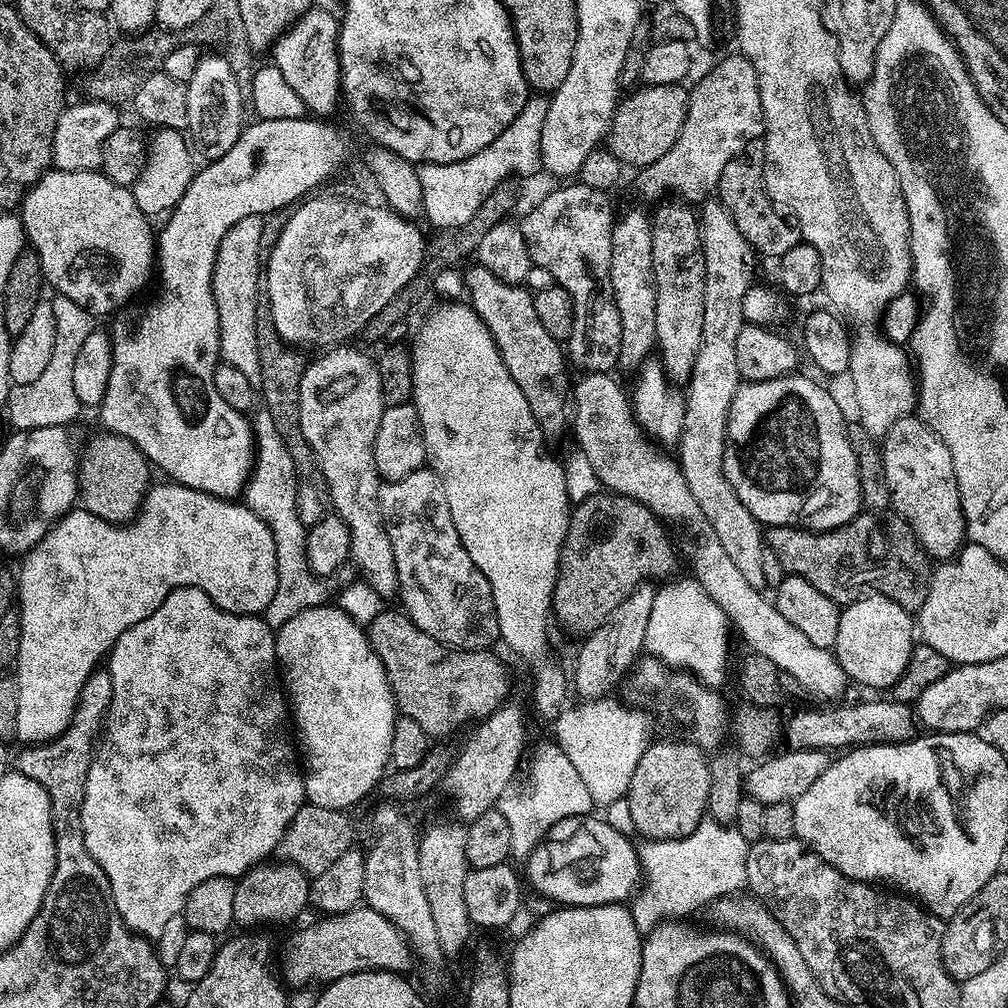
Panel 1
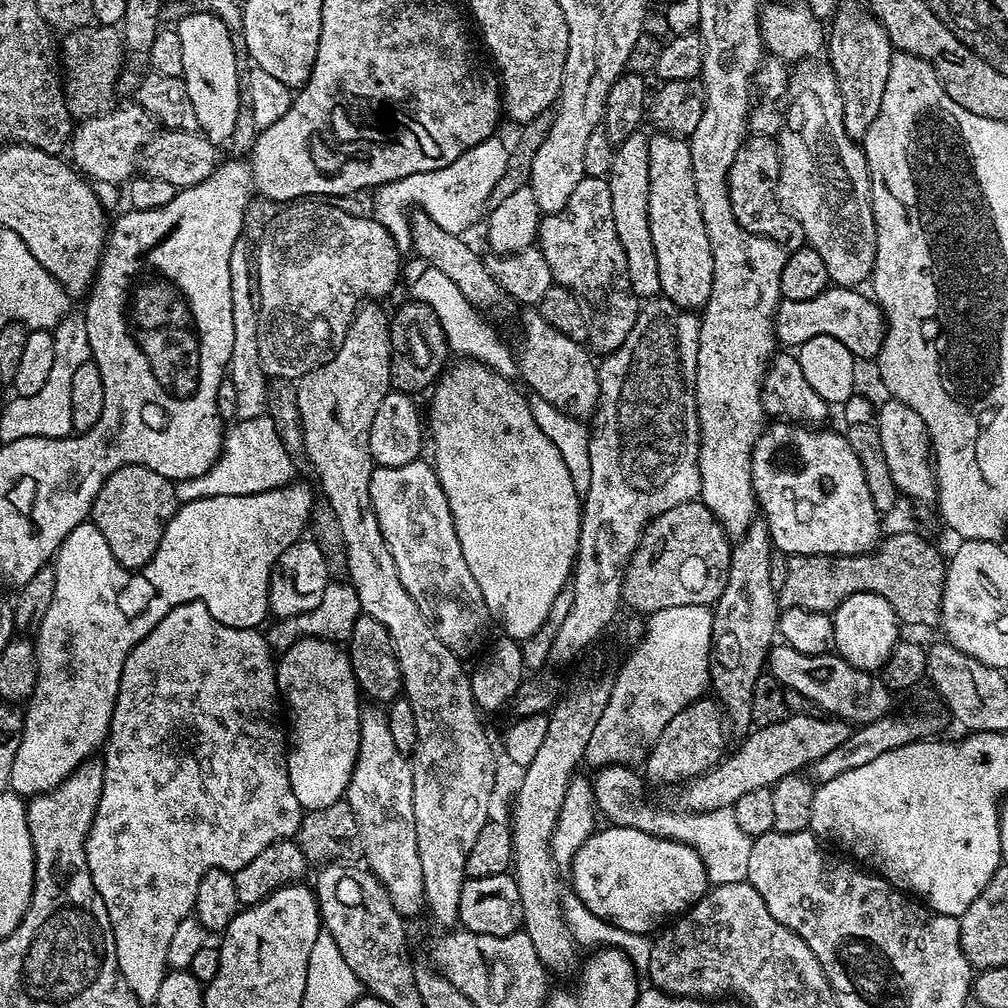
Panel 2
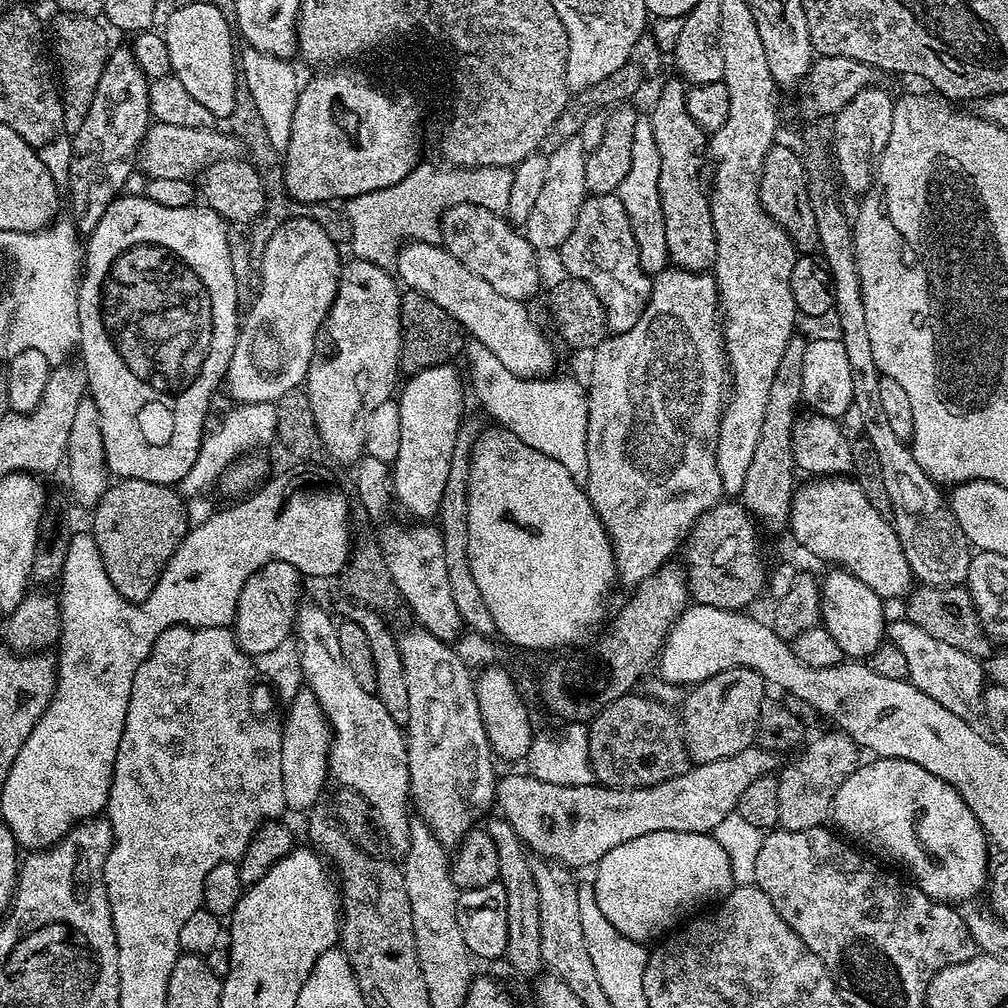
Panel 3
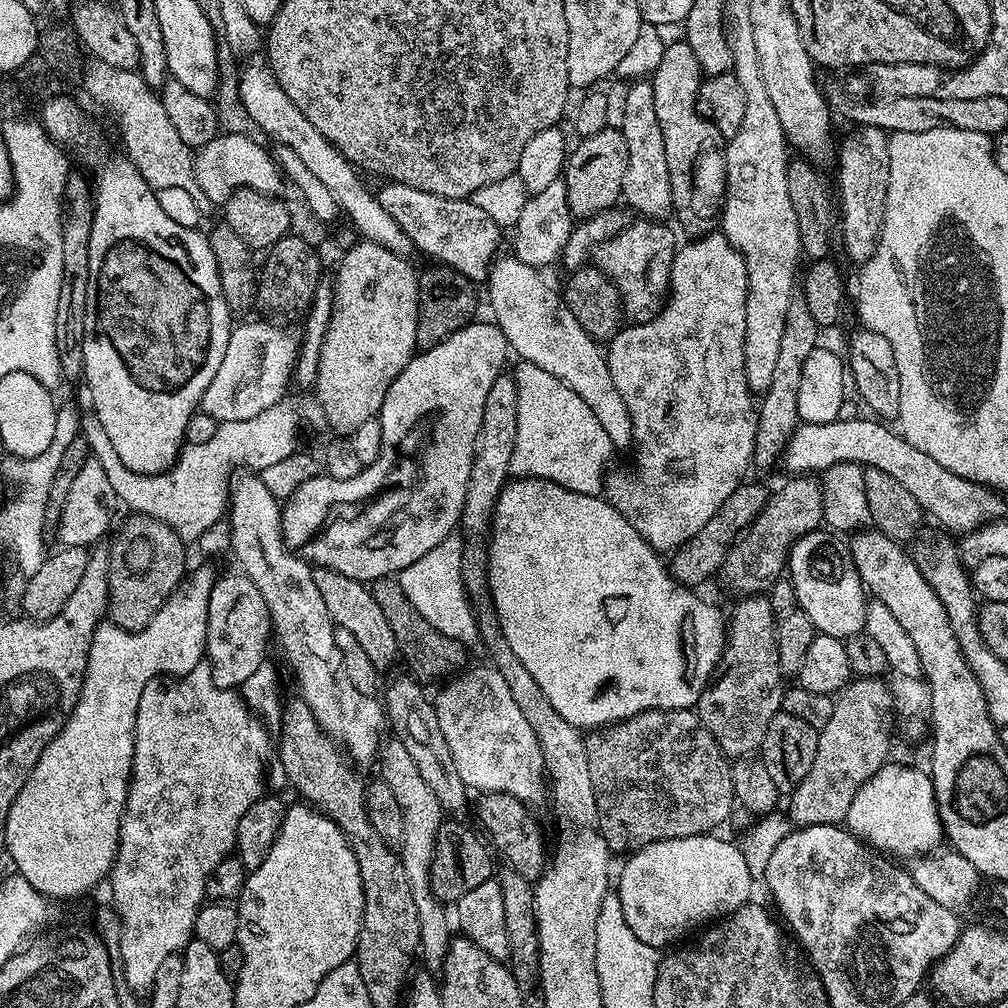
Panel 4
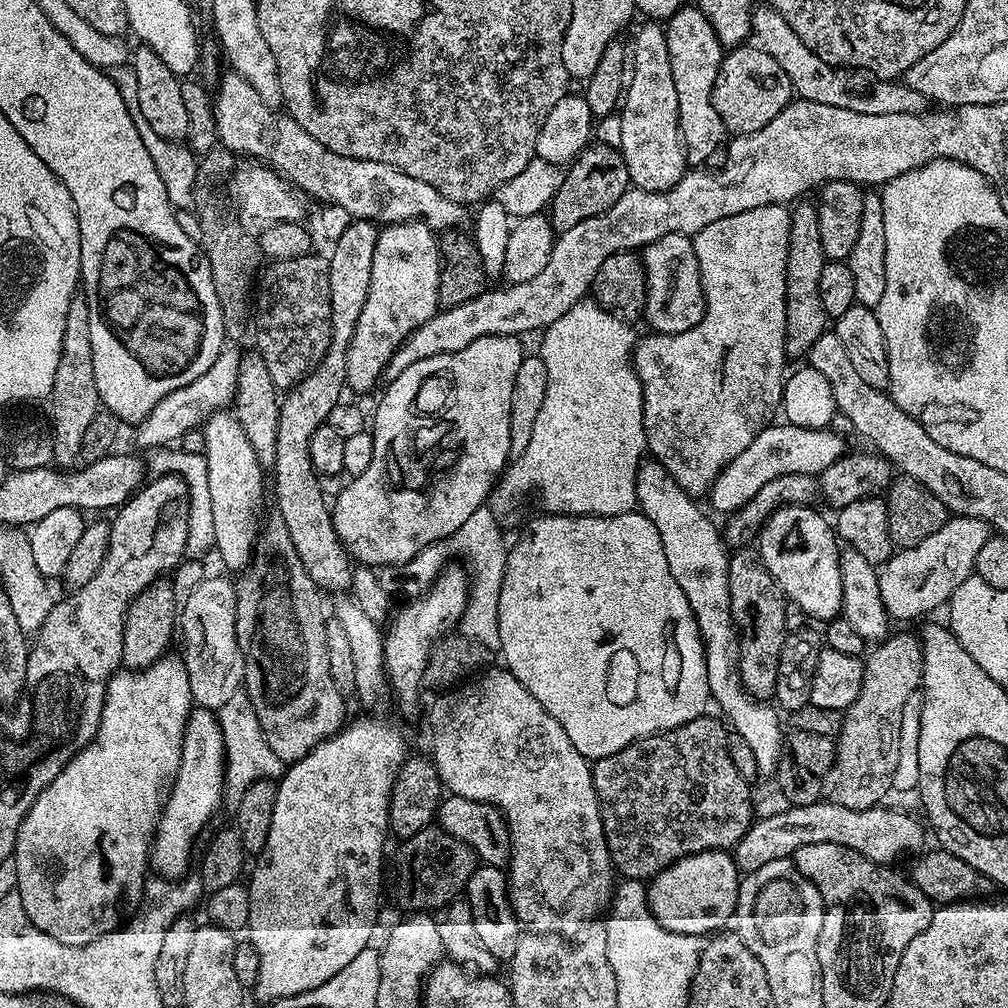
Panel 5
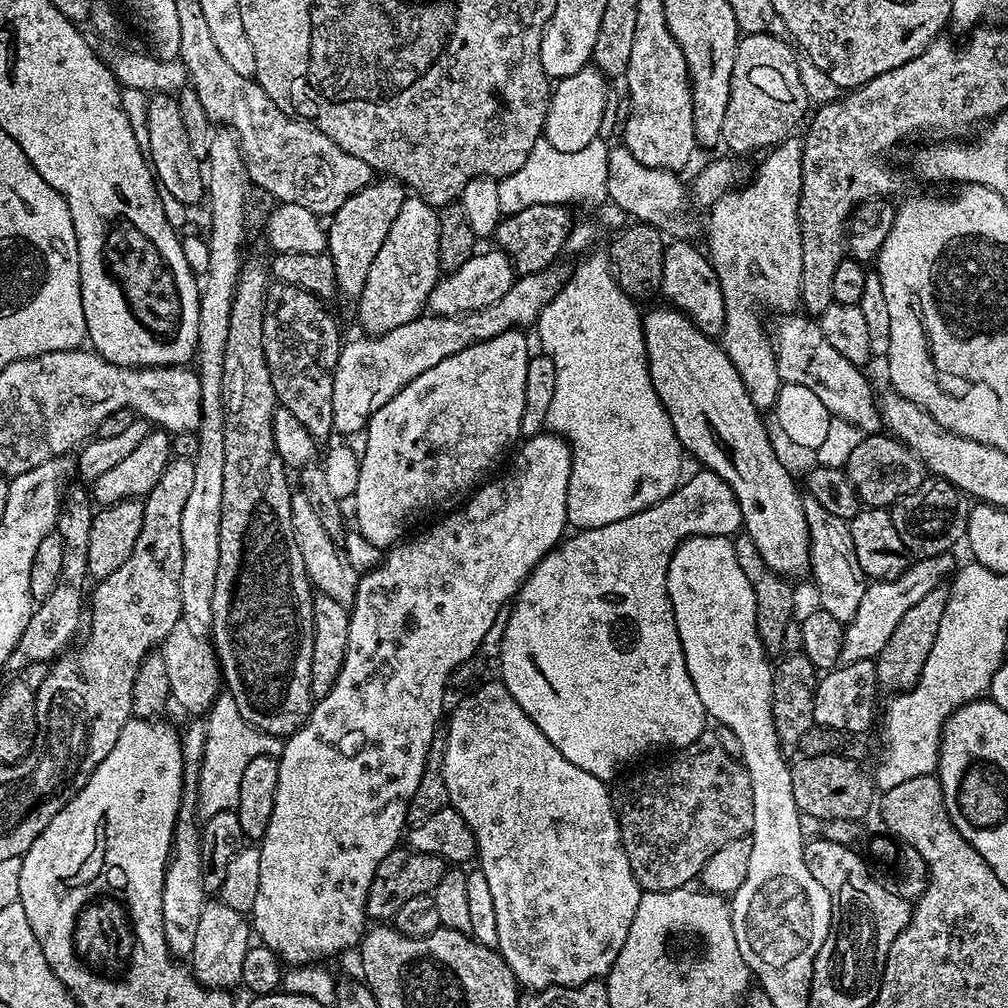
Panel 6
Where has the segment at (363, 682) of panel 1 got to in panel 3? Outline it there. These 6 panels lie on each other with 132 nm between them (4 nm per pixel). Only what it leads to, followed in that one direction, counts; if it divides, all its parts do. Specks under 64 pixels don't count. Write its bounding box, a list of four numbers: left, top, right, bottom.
[282,690,330,814]

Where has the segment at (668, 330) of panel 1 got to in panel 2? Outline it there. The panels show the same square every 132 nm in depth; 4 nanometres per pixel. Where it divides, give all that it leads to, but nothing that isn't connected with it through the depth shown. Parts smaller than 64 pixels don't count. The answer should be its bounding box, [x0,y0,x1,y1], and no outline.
[648,134,714,310]

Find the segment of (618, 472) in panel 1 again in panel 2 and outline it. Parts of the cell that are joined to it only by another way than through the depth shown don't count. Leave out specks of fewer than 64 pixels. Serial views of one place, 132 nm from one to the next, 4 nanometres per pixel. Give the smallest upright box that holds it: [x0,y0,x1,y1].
[518,310,600,418]

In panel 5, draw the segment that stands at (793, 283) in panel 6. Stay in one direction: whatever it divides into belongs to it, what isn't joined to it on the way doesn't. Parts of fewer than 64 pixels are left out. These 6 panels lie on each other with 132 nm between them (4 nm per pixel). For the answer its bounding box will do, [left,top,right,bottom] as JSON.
[632,204,792,486]

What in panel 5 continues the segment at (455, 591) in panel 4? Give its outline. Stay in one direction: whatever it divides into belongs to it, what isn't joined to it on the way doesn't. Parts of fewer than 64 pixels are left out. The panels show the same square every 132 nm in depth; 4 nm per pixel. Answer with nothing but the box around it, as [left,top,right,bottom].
[399,505,509,652]

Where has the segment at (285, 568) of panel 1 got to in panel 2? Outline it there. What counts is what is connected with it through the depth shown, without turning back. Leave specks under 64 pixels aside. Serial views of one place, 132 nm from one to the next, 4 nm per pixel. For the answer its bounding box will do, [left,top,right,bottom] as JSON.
[175,414,296,504]

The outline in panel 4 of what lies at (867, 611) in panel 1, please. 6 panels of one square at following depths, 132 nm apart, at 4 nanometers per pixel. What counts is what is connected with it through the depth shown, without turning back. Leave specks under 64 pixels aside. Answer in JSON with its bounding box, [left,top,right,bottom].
[786,530,868,641]

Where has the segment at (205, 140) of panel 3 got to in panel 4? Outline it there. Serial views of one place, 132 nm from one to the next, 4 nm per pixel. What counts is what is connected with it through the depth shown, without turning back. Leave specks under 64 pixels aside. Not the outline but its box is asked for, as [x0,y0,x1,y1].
[195,133,282,206]

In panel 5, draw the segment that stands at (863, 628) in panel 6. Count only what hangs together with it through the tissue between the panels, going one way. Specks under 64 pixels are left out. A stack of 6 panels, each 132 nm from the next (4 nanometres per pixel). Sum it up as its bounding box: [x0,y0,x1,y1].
[879,515,990,620]

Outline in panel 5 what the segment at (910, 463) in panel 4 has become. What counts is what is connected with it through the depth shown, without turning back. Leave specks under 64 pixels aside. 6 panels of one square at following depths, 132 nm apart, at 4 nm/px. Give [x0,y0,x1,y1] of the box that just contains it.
[710,422,846,514]

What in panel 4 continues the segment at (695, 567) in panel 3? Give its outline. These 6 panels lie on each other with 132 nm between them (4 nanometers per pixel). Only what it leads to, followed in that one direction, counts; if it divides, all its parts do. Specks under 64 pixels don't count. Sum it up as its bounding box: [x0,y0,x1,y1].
[724,474,824,597]

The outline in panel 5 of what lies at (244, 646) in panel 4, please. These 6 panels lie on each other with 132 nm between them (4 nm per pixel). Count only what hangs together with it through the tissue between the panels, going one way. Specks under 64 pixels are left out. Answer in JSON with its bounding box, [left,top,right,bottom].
[178,576,244,708]

